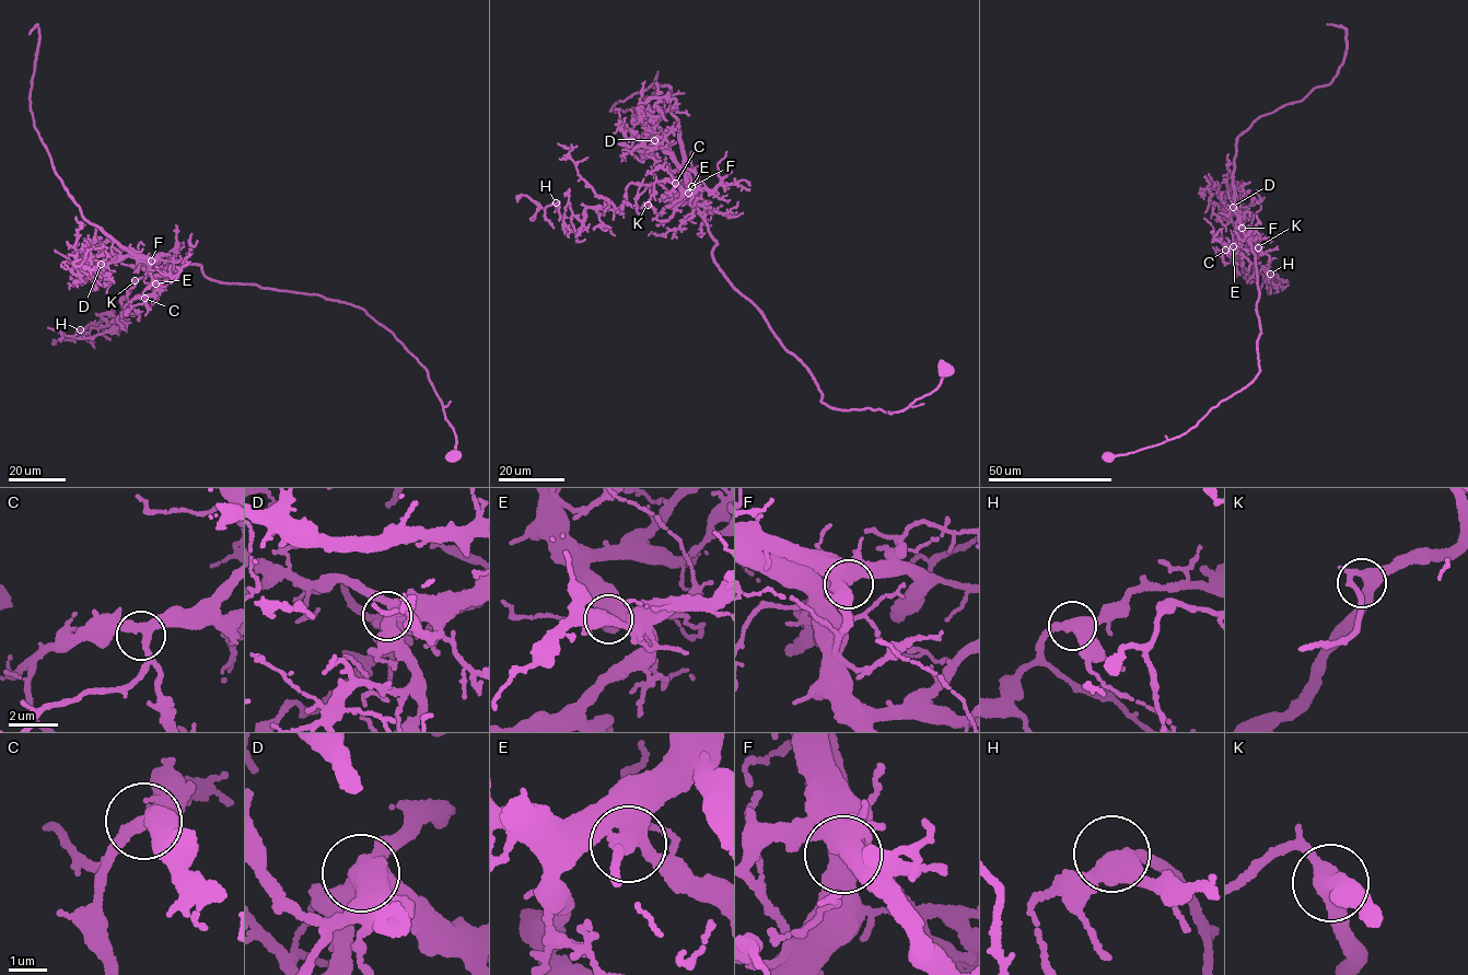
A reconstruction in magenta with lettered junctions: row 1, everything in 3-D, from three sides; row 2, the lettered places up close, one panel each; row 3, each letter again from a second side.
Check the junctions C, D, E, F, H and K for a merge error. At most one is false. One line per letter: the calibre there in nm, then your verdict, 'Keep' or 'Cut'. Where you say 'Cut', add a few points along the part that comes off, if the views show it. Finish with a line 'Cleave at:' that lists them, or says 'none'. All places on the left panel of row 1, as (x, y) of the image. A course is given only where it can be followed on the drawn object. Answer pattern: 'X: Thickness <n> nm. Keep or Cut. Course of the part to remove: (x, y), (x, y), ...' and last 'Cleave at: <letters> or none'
C: Thickness 360 nm. Keep
D: Thickness 440 nm. Keep
E: Thickness 440 nm. Keep
F: Thickness 400 nm. Cut. Course of the part to remove: (151, 259), (121, 245), (85, 220), (55, 174), (35, 127), (31, 107), (38, 45), (36, 24), (28, 34)
H: Thickness 400 nm. Keep
K: Thickness 400 nm. Keep
Cleave at: F

